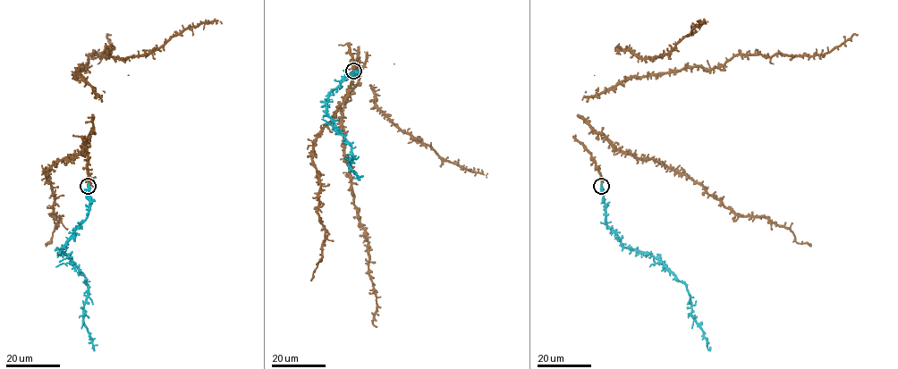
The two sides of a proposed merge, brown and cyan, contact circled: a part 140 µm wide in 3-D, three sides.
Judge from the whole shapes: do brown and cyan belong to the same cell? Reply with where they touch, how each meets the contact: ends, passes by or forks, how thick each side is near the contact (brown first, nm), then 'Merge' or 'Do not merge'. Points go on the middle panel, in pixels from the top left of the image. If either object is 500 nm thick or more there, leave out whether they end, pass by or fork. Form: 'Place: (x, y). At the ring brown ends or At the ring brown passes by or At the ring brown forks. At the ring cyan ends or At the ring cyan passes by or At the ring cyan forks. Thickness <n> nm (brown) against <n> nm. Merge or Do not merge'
Place: (353, 71). At the ring brown passes by. At the ring cyan passes by. Thickness 340 nm (brown) against 400 nm. Merge

